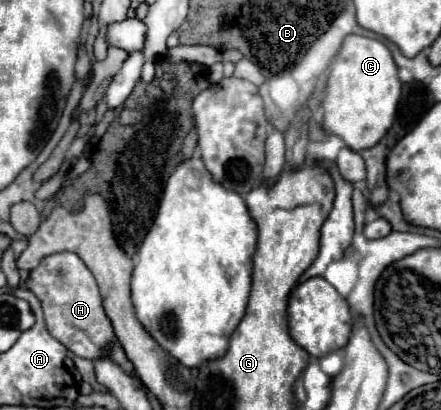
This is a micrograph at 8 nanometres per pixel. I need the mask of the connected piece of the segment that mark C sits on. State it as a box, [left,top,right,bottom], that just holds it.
[323,35,401,151]

